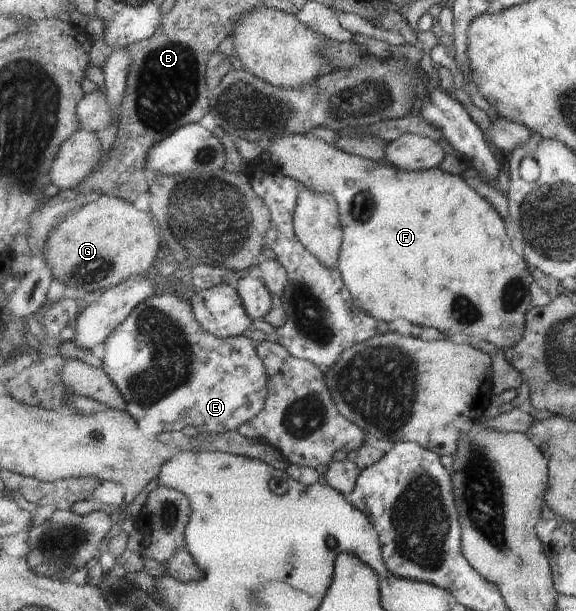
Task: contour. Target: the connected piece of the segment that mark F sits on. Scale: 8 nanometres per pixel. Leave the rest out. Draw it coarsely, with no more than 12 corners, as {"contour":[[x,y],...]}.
{"contour":[[309,133],[272,162],[334,193],[355,304],[523,341],[532,270],[470,180]]}

